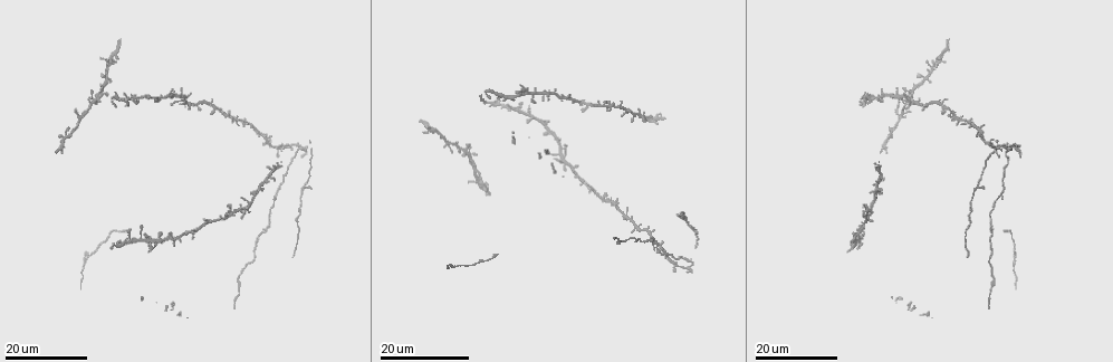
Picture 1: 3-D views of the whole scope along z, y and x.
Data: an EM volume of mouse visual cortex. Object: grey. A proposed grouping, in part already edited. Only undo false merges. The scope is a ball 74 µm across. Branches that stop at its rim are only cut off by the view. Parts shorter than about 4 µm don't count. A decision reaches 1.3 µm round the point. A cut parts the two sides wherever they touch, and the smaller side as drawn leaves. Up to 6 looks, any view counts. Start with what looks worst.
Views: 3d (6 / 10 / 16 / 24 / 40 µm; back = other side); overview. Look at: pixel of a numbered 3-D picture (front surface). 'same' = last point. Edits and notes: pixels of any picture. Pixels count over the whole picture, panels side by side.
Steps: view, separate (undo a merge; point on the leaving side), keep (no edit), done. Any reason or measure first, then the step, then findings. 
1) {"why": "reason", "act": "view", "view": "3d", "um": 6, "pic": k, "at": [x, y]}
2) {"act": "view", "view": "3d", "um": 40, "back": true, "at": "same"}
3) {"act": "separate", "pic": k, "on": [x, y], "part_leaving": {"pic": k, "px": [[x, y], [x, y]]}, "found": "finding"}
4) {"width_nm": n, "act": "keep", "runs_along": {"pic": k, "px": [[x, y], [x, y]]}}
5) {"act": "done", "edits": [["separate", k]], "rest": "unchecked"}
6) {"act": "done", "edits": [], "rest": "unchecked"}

{"why": "calibre changes", "act": "view", "view": "3d", "um": 24, "pic": 1, "at": [85, 260]}

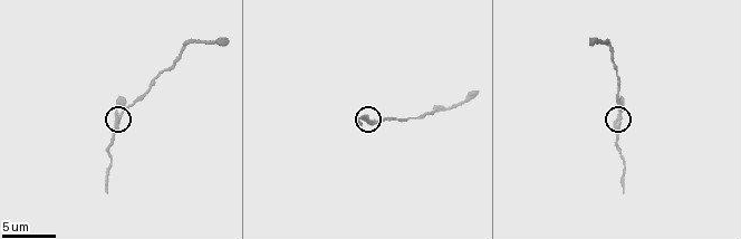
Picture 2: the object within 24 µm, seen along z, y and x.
{"act": "view", "view": "3d", "um": 6, "pic": 2, "at": [370, 123]}

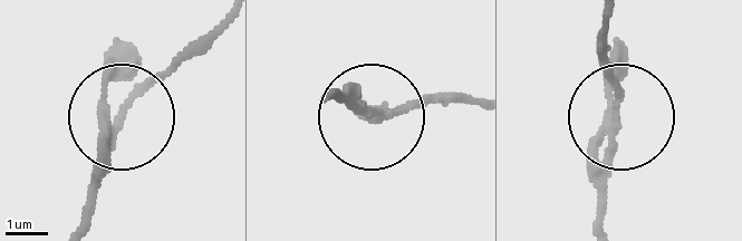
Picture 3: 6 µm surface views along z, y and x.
{"arms": 3, "act": "keep", "found": "one neuron here"}

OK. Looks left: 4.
{"act": "view", "view": "3d", "um": 16, "pic": 1, "at": [992, 280]}

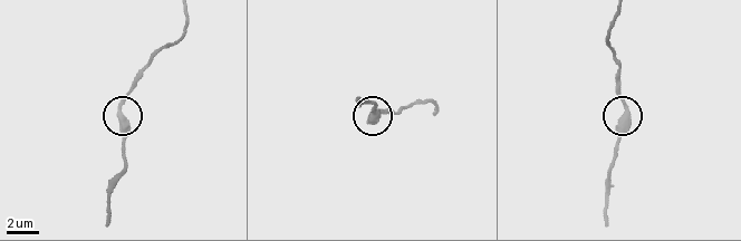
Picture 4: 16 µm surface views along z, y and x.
{"act": "view", "view": "3d", "um": 6, "pic": 4, "at": [623, 107]}

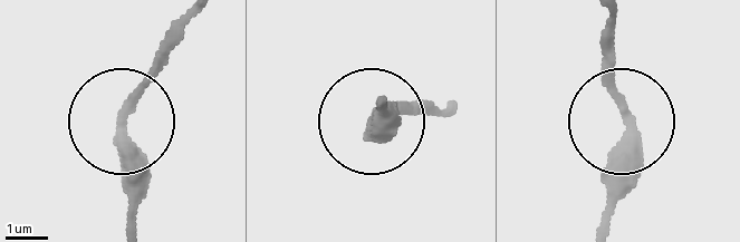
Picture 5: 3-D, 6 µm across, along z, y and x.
{"width_nm": 260, "act": "keep", "runs_along": {"pic": 5, "px": [[605, 18], [605, 71], [626, 125], [605, 221]]}, "found": "one neuron here"}

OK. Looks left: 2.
{"why": "thin arm on a thick one", "act": "view", "view": "3d", "um": 24, "pic": 1, "at": [235, 118]}

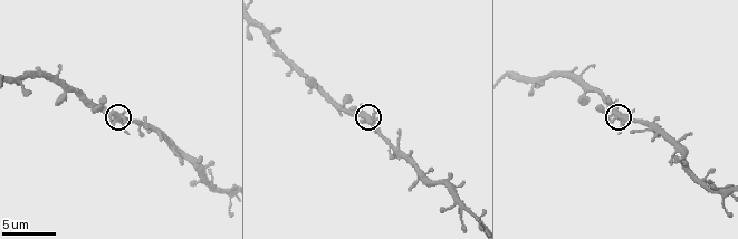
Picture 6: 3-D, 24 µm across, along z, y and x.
{"act": "view", "view": "3d", "um": 6, "pic": 6, "at": [616, 115]}

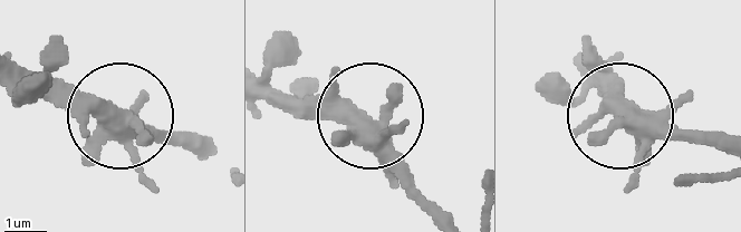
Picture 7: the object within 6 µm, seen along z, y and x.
{"arms": 4, "act": "keep", "runs_along": {"pic": 7, "px": [[725, 151], [629, 126], [597, 97], [558, 97]]}, "found": "continuous, no second neuron"}

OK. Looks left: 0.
{"act": "done", "edits": [], "rest": "unchecked"}

